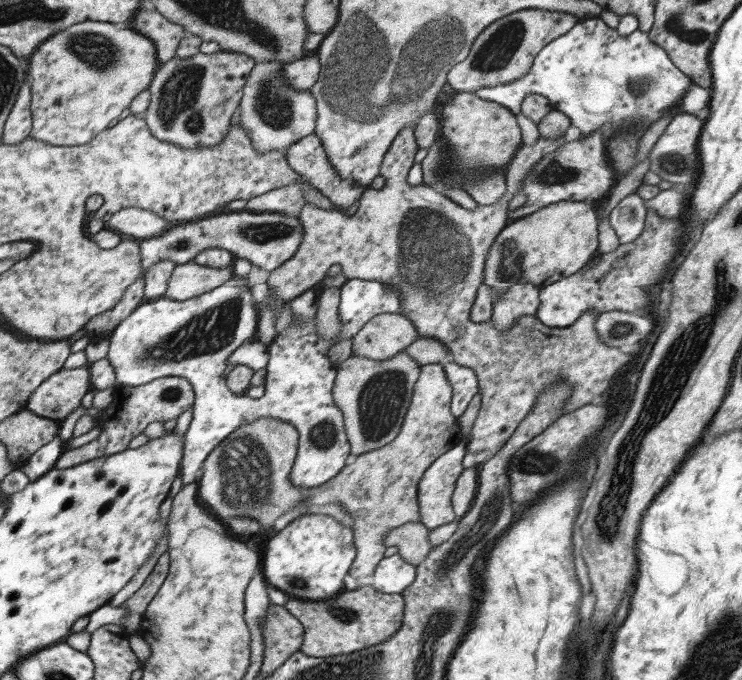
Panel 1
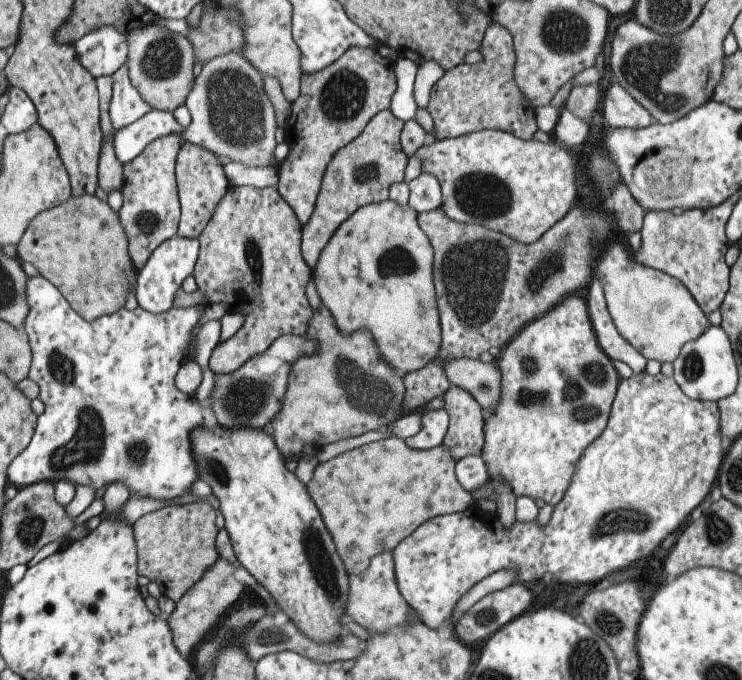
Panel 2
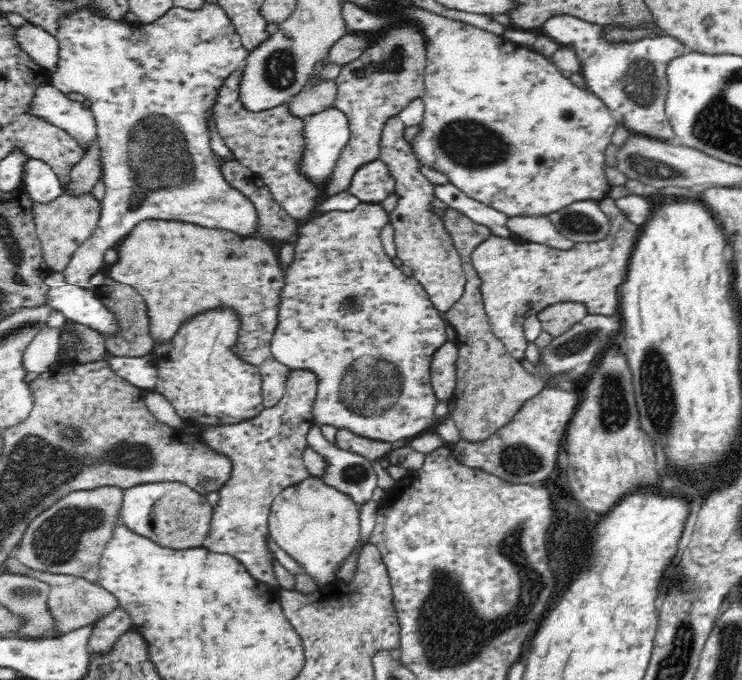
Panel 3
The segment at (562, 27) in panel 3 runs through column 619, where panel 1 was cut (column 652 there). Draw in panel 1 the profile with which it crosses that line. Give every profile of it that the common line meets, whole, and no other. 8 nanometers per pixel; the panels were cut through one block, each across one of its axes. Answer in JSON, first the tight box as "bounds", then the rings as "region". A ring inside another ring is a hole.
{"bounds":[475,16,691,134],"region":[[[597,16],[577,20],[569,32],[545,44],[521,78],[491,90],[477,90],[475,94],[503,104],[513,114],[521,112],[521,102],[527,94],[541,94],[549,100],[551,108],[571,120],[571,126],[579,128],[581,134],[589,134],[605,122],[611,122],[615,132],[637,124],[641,118],[657,122],[669,108],[677,108],[689,86],[691,80],[675,68],[663,48],[649,40],[649,34],[635,30],[621,38],[617,30],[611,30]]]}

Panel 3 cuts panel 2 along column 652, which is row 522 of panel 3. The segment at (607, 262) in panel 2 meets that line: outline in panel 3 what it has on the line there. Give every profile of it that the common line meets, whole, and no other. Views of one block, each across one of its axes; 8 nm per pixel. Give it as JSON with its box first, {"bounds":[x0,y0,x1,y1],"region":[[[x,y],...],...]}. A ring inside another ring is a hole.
{"bounds":[268,476,360,588],"region":[[[316,476],[282,490],[268,516],[268,534],[274,544],[298,562],[320,588],[338,582],[336,570],[356,550],[360,530],[360,506],[348,494],[330,488]]]}

